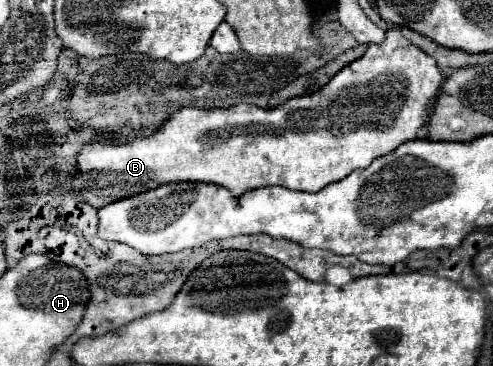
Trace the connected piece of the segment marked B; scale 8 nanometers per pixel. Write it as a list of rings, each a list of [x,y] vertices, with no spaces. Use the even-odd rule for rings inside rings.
[[[388,29],[382,45],[368,45],[366,53],[354,63],[346,65],[320,91],[296,97],[278,109],[260,109],[254,105],[234,105],[228,109],[190,109],[176,111],[158,133],[138,137],[132,143],[88,143],[78,155],[78,177],[74,177],[74,191],[96,209],[126,199],[130,195],[146,193],[166,183],[214,183],[226,187],[234,197],[258,187],[282,185],[300,191],[320,191],[328,183],[340,181],[354,169],[368,167],[374,159],[388,155],[398,145],[416,139],[416,133],[426,125],[434,99],[440,93],[444,75],[436,61],[414,47],[400,29]]]

